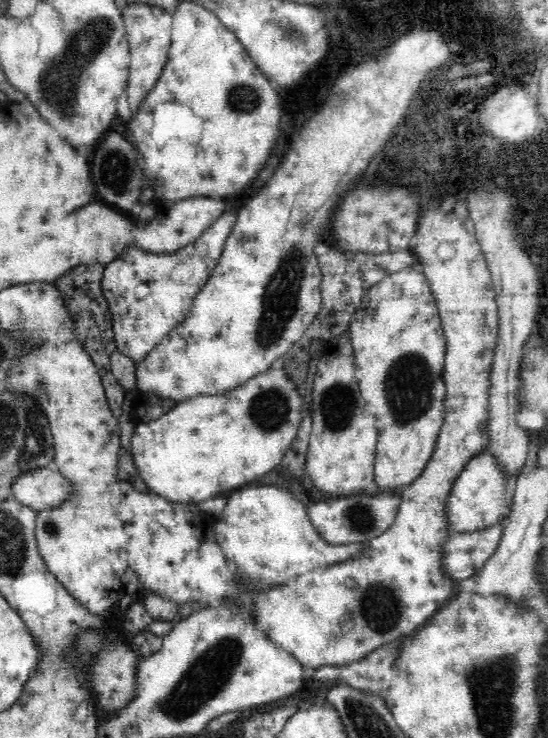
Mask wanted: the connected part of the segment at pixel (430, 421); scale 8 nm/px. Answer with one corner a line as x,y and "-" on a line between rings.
406,269
402,270
402,272
391,274
390,276
384,277
380,282
377,282
372,288
366,291
364,298
361,298
360,308
354,311
349,324
348,332
351,343
353,344
355,365
357,366
356,377
360,390
364,392
363,398
366,398
366,410
372,412
376,416
376,422
378,422
377,429
379,438
377,439
374,482
377,484
379,491
398,491
398,488
400,490
401,487
413,483
424,472
436,449
441,426
445,419
445,406
443,402
445,401
446,387
444,385
445,380
443,379
443,368
445,365
447,342
435,298
431,292
432,289
422,269

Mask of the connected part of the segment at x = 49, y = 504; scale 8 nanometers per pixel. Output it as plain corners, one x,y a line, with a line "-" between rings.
43,467
14,480
11,498
38,512
62,506
72,491
62,473

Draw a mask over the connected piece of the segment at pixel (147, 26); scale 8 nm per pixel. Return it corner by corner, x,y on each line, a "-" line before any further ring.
128,3
121,14
130,43
131,63
127,92
129,107
132,114
135,115
147,94
155,88
162,69
166,66
173,16
166,14
159,6
146,3

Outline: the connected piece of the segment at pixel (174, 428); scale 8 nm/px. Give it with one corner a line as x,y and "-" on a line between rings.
280,359
270,365
270,370
254,376
236,390
214,396
198,395
179,401
176,408
170,409
170,412
156,420
150,420
148,423
136,422
131,440
132,459
138,468
139,477
146,483
150,492
159,494
169,501
198,504
216,494
240,488
250,480
264,476
266,472
276,468
292,445
292,440
296,439
301,422
302,392
298,389
294,377
286,372
286,367
282,368

